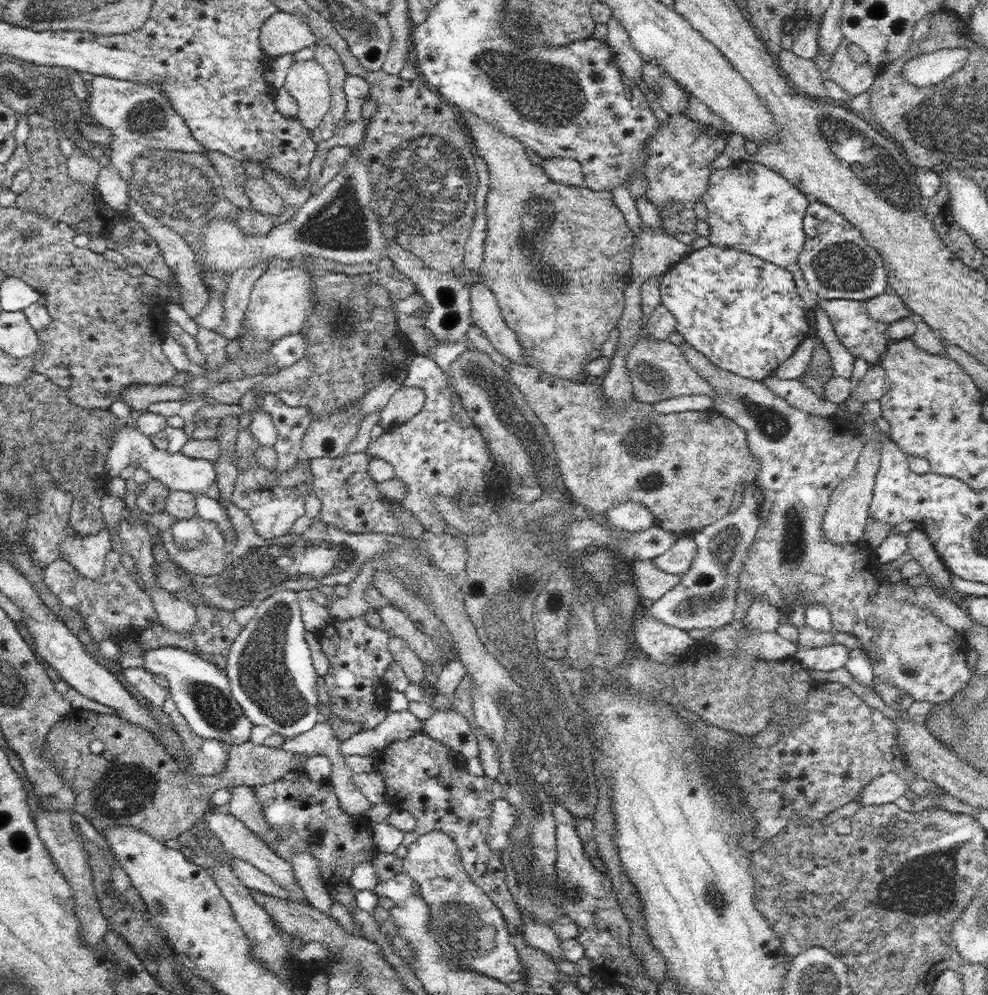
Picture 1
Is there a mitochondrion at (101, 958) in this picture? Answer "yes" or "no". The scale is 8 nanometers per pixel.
yes

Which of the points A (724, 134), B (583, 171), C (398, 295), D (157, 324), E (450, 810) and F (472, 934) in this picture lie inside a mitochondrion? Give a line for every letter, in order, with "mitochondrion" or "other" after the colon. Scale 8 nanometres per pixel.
A: other
B: other
C: other
D: other
E: other
F: mitochondrion

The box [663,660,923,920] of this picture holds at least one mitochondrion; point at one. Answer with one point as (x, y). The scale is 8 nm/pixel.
(713, 892)

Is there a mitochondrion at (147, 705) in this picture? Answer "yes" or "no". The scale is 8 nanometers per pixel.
no

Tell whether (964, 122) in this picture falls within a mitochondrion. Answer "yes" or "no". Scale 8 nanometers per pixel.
yes

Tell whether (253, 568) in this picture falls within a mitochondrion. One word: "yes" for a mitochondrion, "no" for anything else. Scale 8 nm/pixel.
yes

